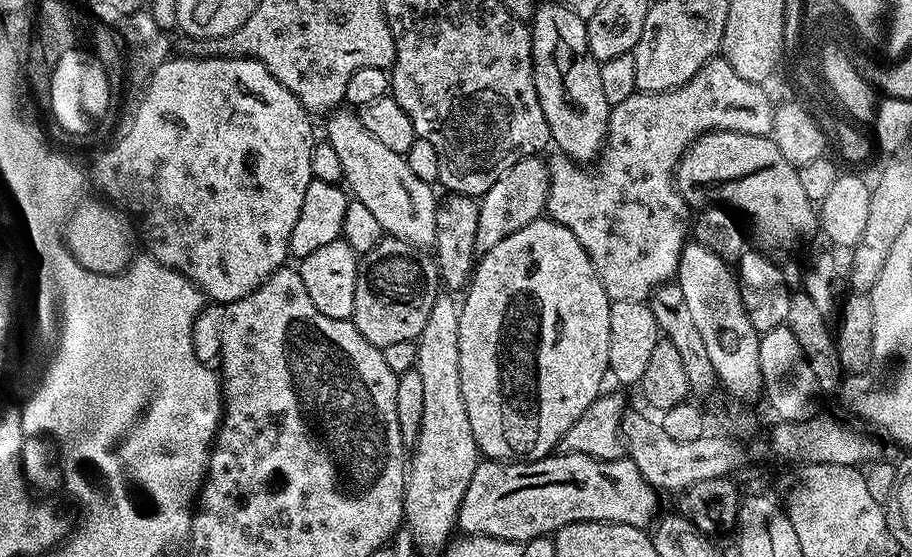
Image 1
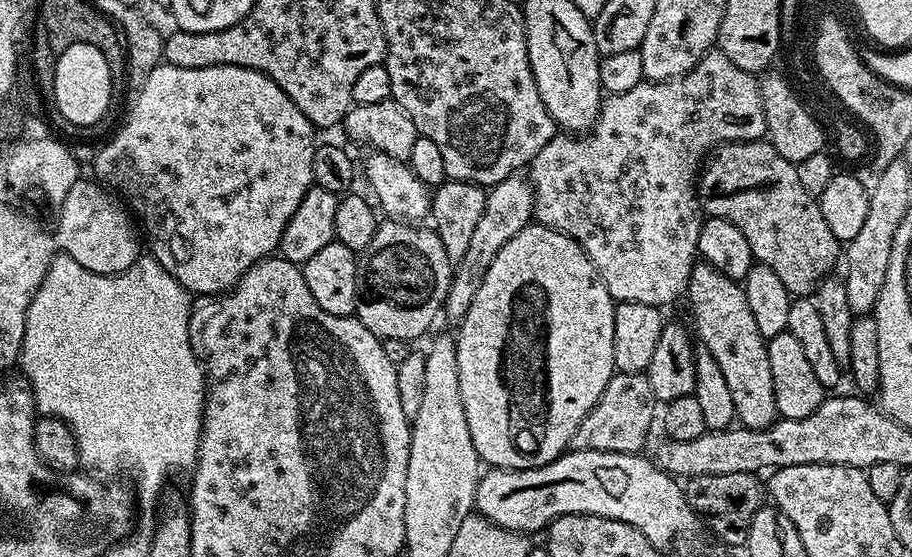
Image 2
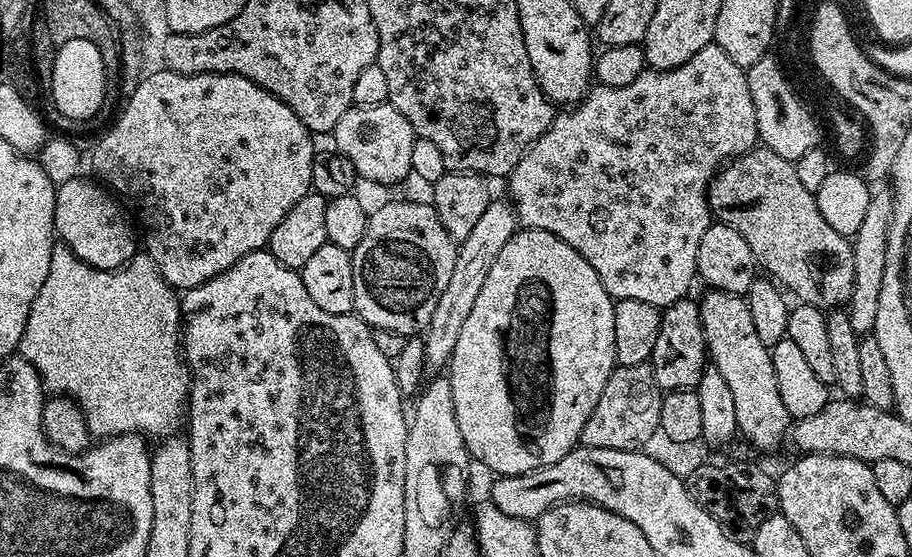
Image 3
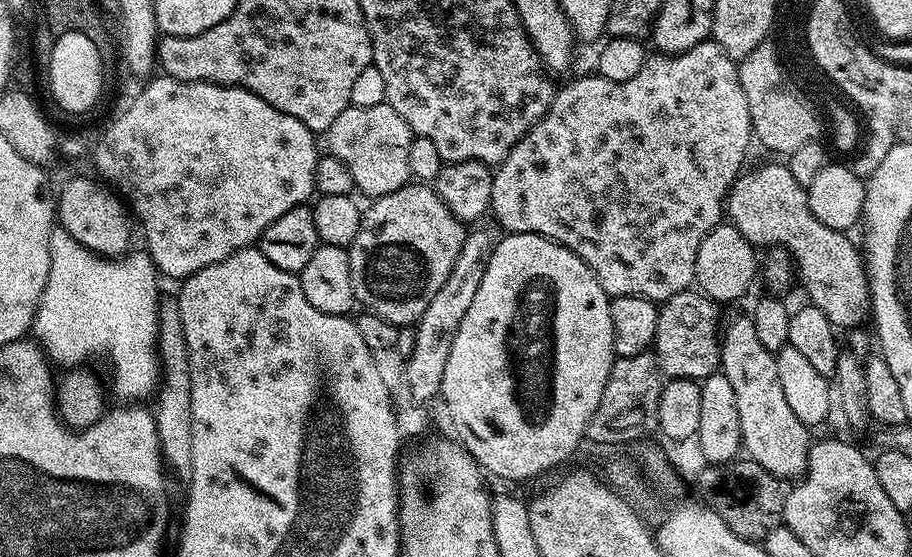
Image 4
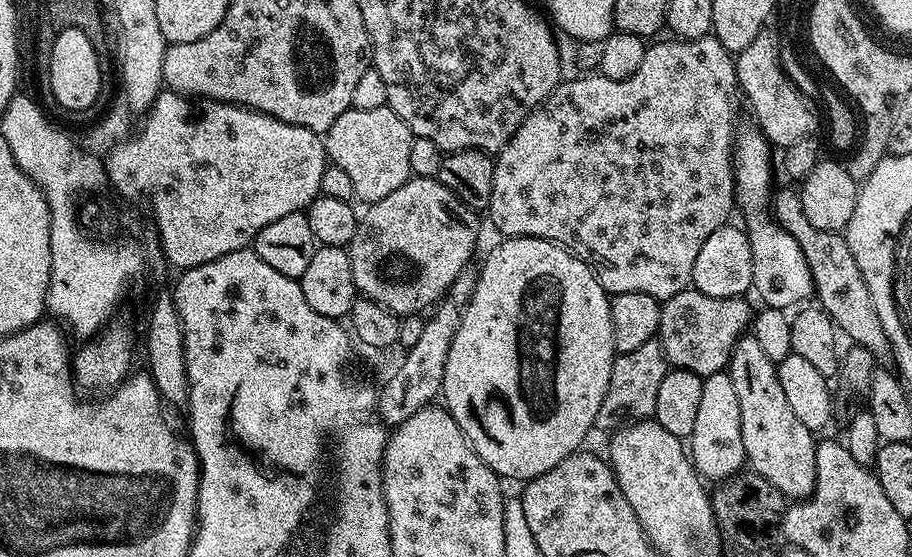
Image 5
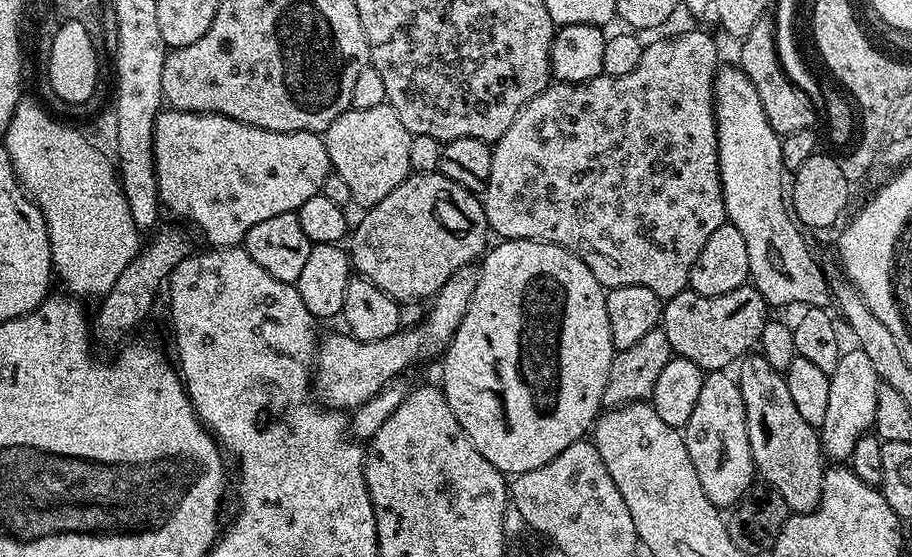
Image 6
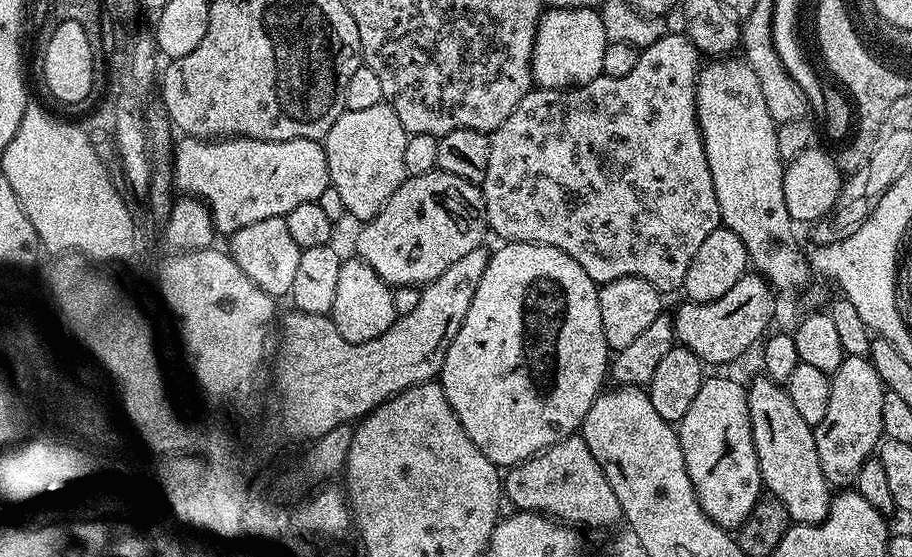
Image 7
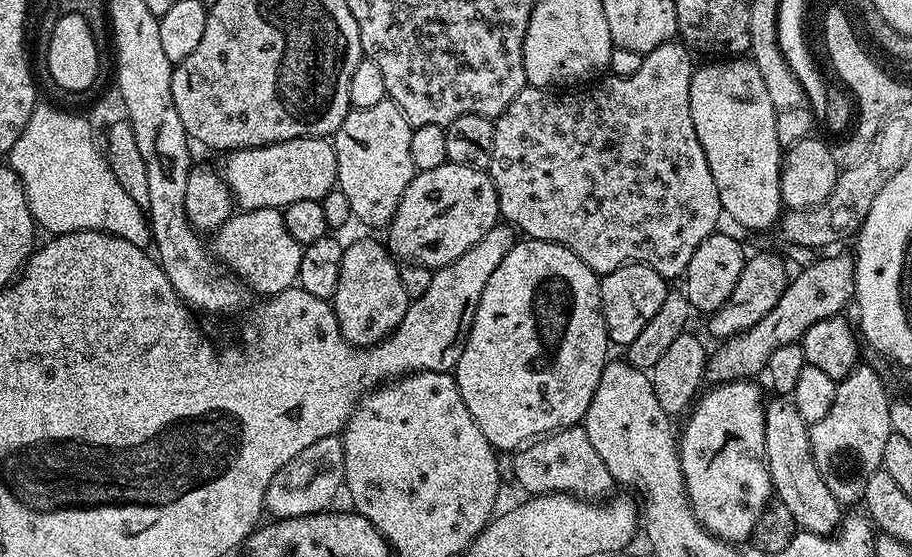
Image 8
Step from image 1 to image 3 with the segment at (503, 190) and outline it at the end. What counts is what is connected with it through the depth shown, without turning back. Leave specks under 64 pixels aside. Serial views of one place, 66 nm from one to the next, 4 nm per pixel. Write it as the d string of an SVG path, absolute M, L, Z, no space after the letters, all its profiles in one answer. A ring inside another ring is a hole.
M496 198L486 208L482 217L478 218L477 225L470 230L469 237L459 243L449 283L442 290L442 295L438 298L437 305L434 306L432 318L422 334L426 346L426 364L431 369L432 367L443 369L451 361L454 346L458 342L458 335L462 332L462 325L466 322L467 315L471 313L471 307L474 306L483 283L486 282L490 267L517 228L515 208L509 201Z

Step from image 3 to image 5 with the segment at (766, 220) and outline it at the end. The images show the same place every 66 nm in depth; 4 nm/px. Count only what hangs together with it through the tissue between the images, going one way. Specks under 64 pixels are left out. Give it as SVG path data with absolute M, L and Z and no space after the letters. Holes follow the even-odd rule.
M795 187L784 188L780 193L775 193L774 220L793 235L801 246L806 262L809 263L810 274L813 275L815 299L819 307L832 317L832 323L843 335L845 332L852 339L851 343L855 347L870 350L870 354L877 358L883 358L884 355L887 357L890 345L886 330L882 330L874 298L870 298L870 290L866 290L866 278L862 278L862 270L858 270L858 262L854 262L854 254L850 254L848 241L841 233L818 230L818 226L810 226L806 210L802 210L799 191Z

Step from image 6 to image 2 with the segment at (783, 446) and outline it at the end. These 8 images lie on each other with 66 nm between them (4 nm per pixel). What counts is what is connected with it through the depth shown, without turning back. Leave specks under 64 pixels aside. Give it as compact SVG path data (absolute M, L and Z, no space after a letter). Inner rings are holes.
M696 262L688 279L686 300L692 303L692 320L696 323L698 340L700 335L699 343L714 354L714 362L718 362L730 386L736 420L745 428L768 428L776 423L778 413L768 346L765 336L758 330L758 322L754 322L750 302L746 302L743 283L726 278L726 274L714 266Z

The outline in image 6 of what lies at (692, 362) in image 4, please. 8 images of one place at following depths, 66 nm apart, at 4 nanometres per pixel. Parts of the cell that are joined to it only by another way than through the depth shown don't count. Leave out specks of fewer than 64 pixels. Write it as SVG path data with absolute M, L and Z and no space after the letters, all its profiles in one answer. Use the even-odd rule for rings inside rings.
M751 283L730 294L703 296L685 290L667 297L662 308L662 327L673 353L703 368L705 373L722 372L759 345L762 326L770 319L770 307Z

